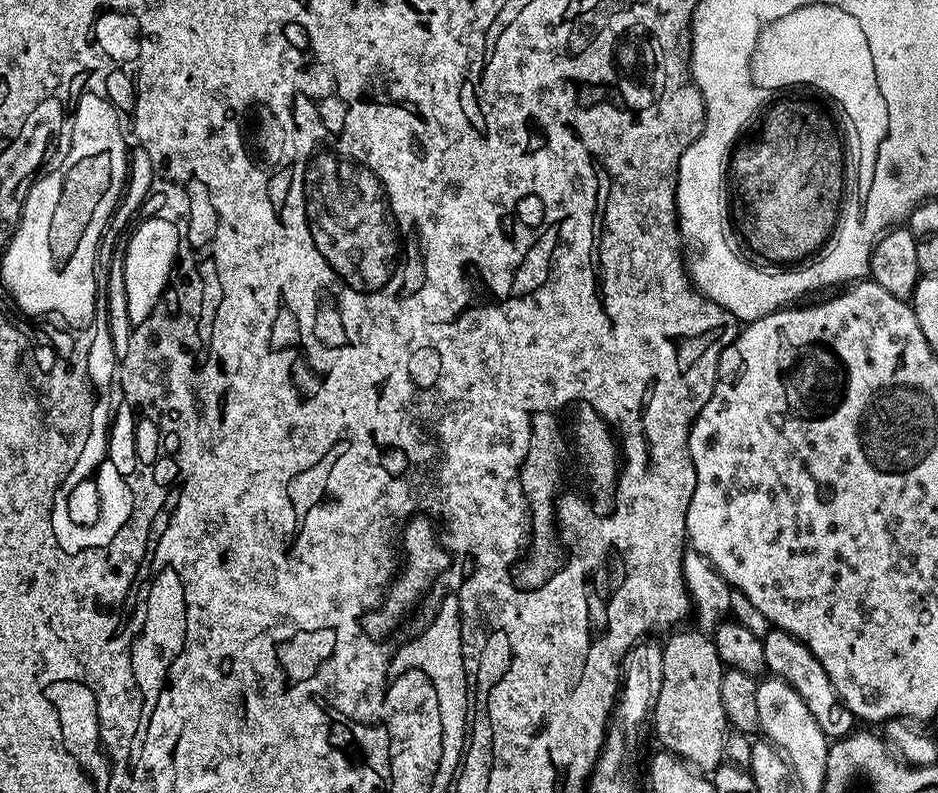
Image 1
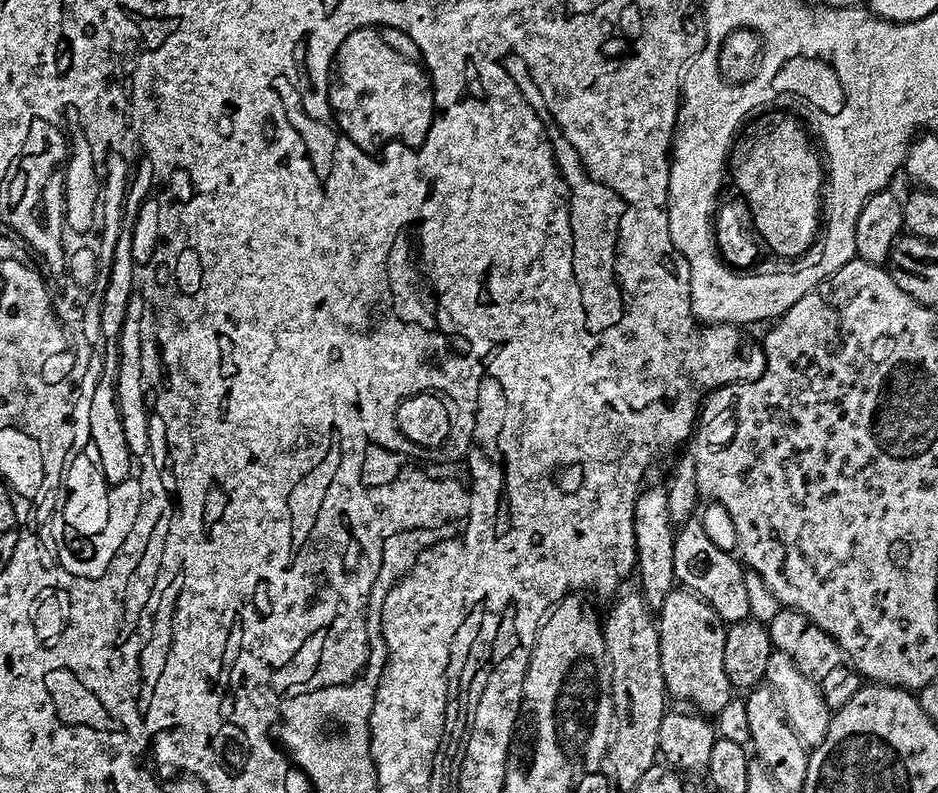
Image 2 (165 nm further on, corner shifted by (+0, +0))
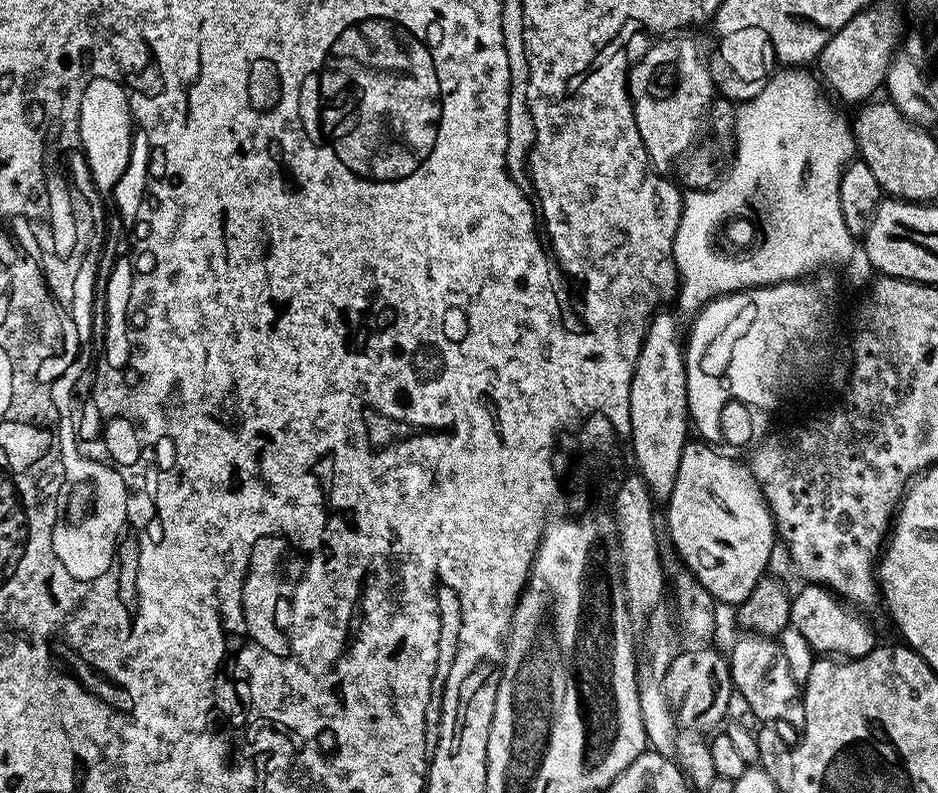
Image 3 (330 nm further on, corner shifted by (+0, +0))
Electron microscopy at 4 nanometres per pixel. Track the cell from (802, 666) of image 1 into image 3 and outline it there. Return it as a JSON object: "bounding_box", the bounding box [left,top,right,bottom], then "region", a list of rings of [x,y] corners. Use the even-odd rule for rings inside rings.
{"bounding_box":[791,584,878,660],"region":[[[821,584],[803,585],[800,593],[792,596],[791,627],[798,630],[810,642],[812,651],[828,658],[857,660],[870,654],[877,647],[878,640],[872,628],[863,620],[855,607],[849,606],[834,592],[829,592]]]}

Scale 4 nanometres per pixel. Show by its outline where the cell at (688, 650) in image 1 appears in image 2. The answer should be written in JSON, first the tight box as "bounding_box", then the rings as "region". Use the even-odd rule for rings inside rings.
{"bounding_box":[658,588,734,714],"region":[[[673,588],[658,610],[659,661],[665,691],[690,702],[697,711],[715,714],[734,698],[734,689],[723,666],[726,626],[706,601],[685,588]]]}

